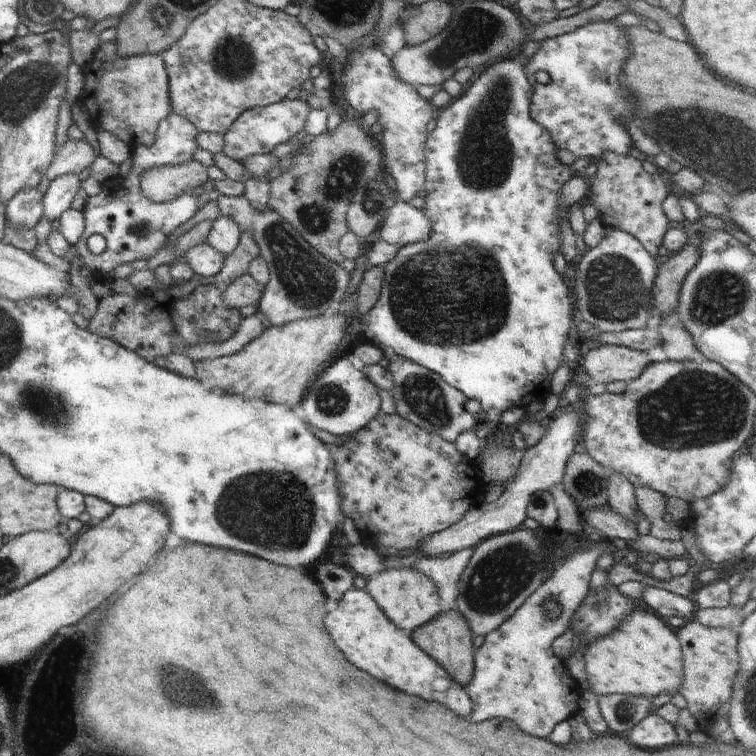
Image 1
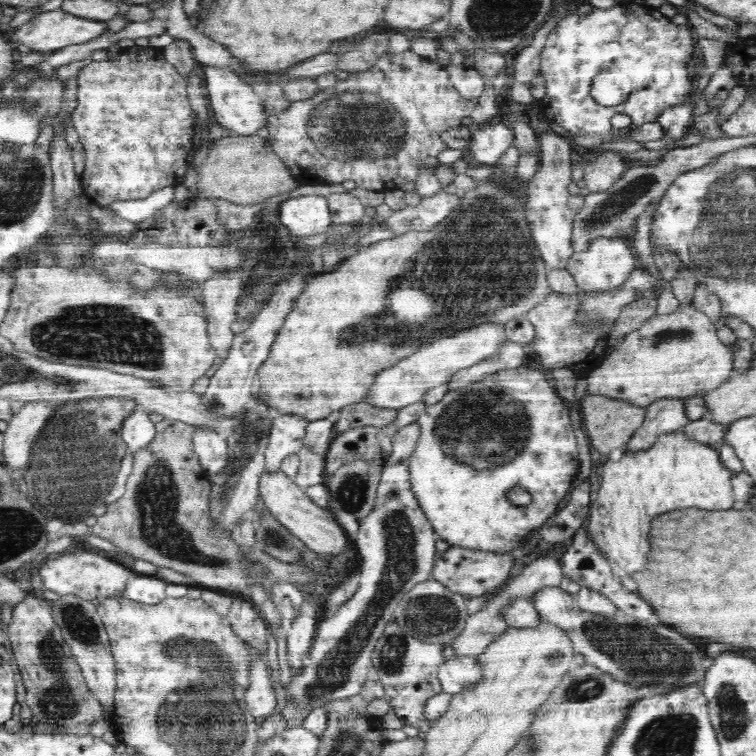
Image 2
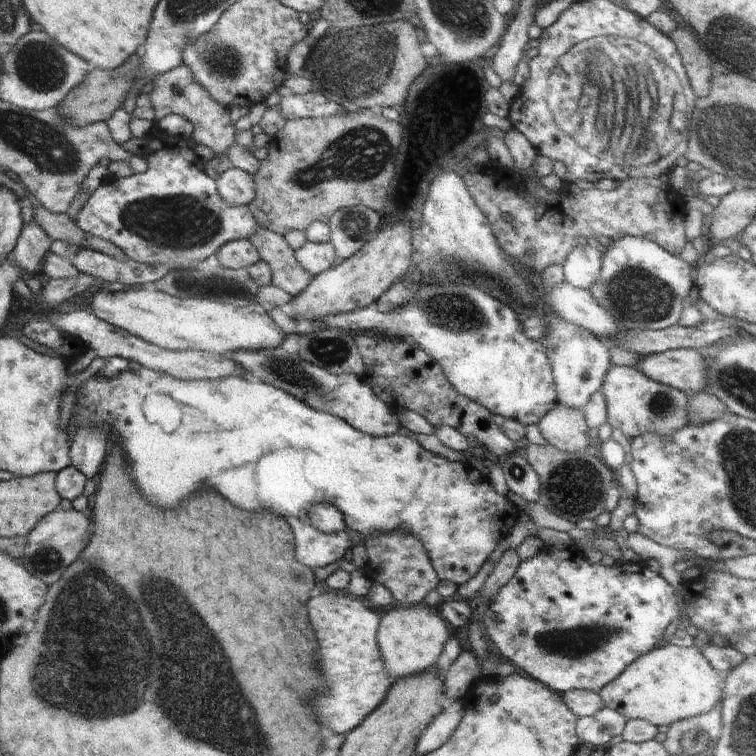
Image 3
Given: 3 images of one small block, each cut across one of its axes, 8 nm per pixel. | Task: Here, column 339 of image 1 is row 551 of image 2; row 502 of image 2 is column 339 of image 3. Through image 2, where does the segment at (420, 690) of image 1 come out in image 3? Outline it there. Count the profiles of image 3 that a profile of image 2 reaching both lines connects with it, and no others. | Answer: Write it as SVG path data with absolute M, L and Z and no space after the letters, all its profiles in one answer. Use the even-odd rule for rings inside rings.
M329 590L310 598L306 606L312 628L320 640L322 674L330 684L330 694L318 696L314 704L320 704L316 708L324 726L328 726L332 732L344 734L362 723L383 703L393 682L377 643L381 615L358 598Z

